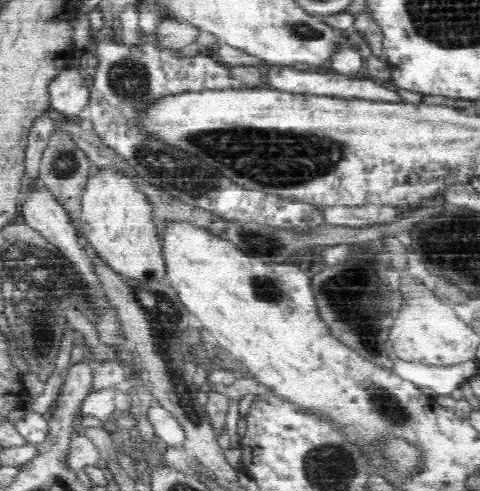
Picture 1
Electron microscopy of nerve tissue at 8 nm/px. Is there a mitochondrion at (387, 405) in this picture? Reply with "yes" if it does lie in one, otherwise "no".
yes

